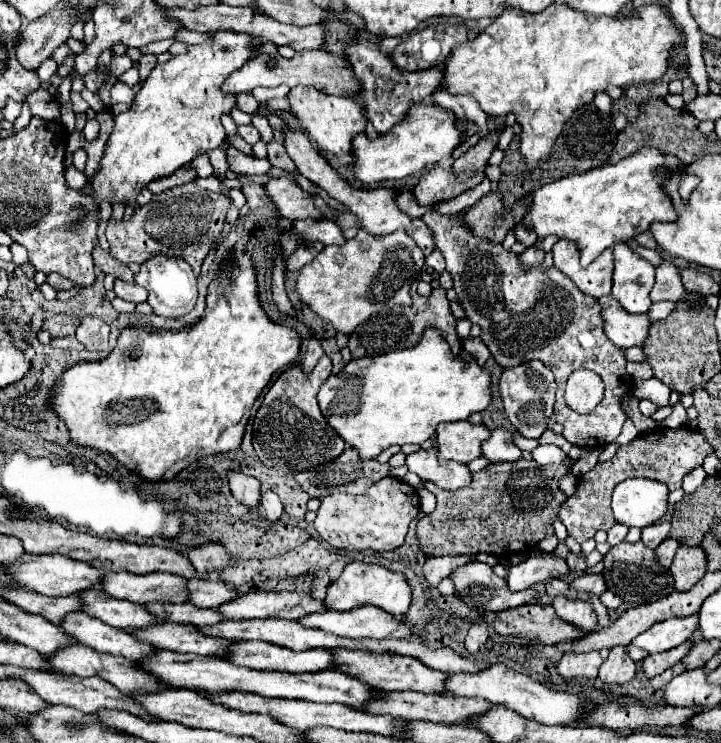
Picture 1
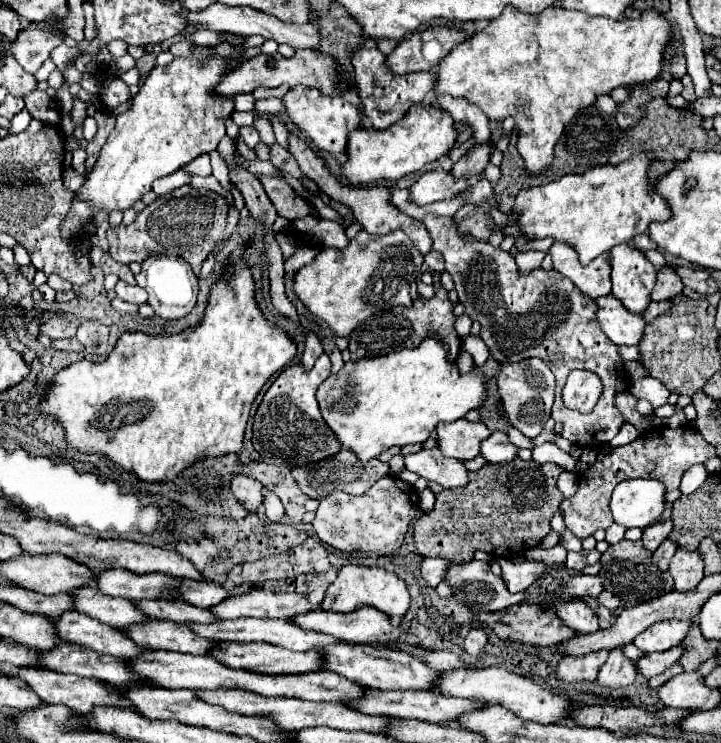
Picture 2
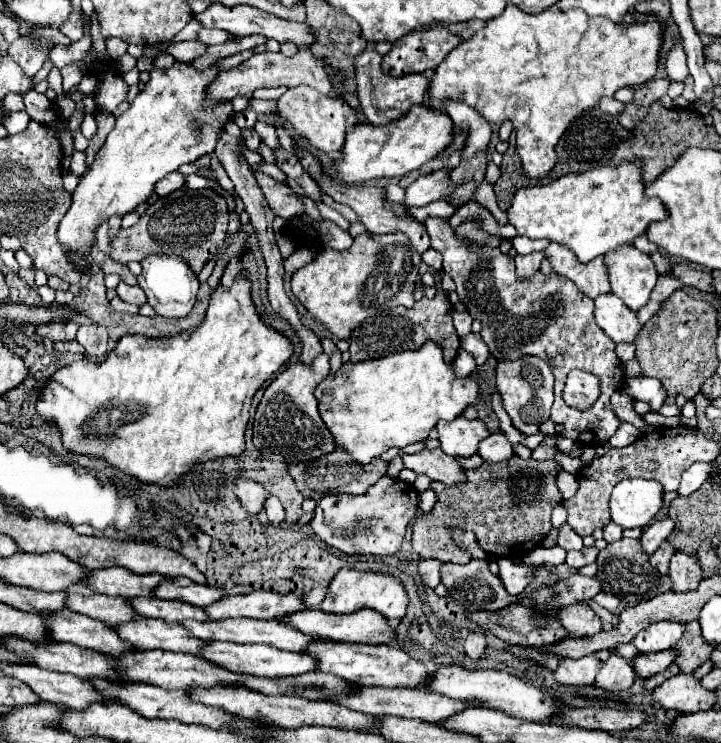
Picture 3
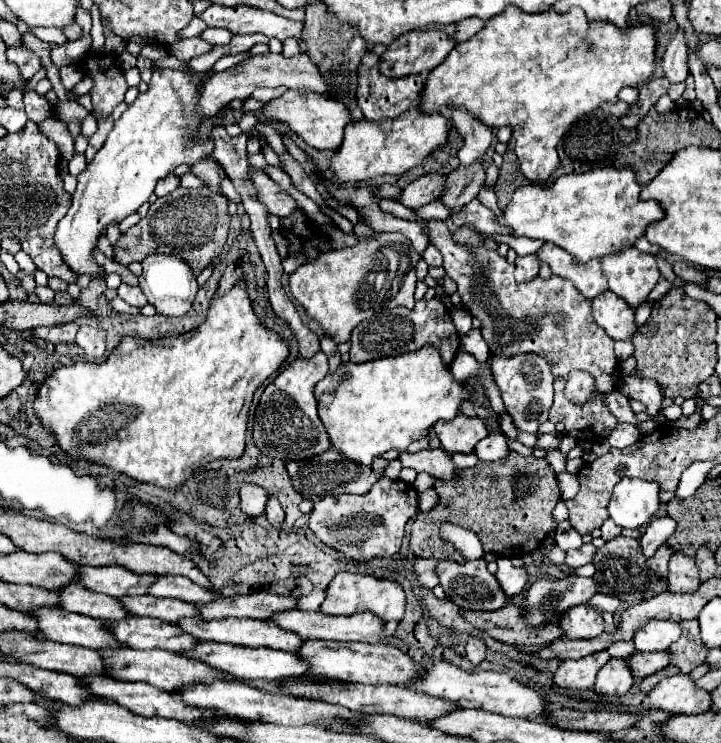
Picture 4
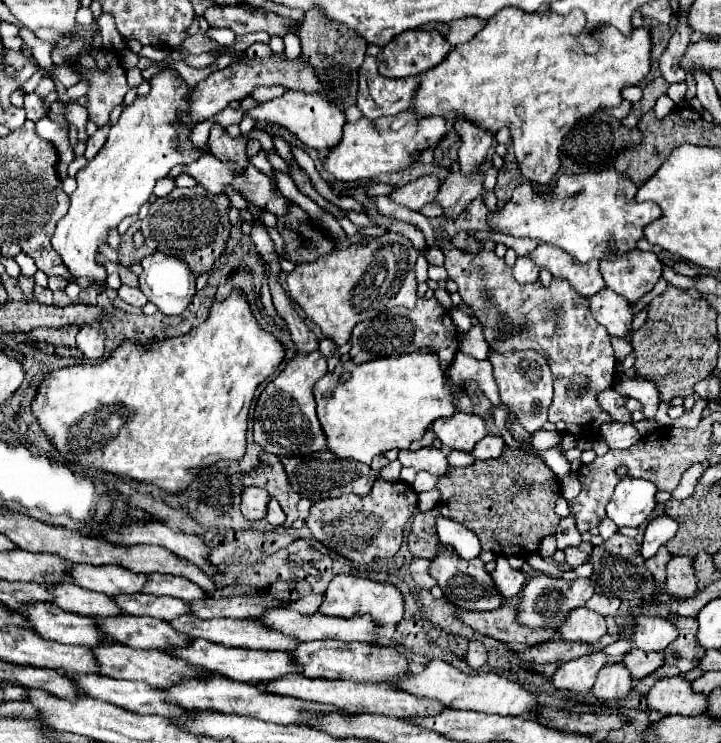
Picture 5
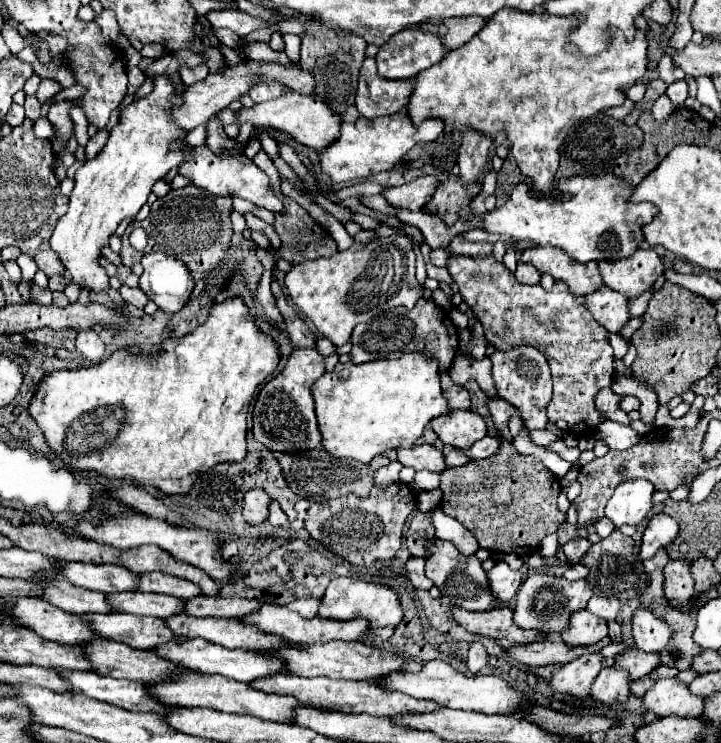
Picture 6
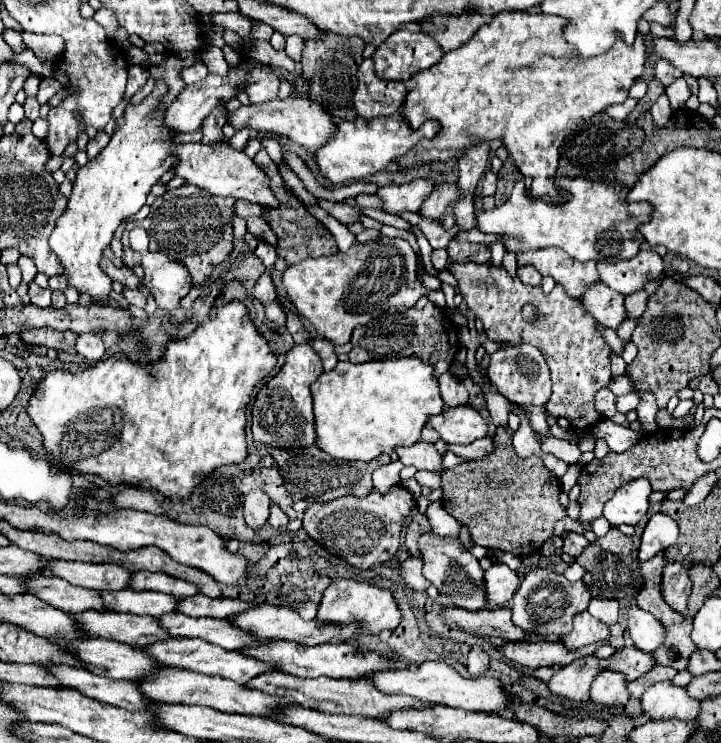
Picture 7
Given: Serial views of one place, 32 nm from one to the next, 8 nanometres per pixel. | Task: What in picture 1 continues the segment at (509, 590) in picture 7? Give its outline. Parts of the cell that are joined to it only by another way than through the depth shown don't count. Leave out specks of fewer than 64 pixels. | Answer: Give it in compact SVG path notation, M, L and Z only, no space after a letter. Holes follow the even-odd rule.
M538 550L538 554L528 556L516 566L510 566L508 586L512 588L512 592L516 592L516 590L526 590L534 584L546 582L550 578L566 578L570 574L572 570L568 568L564 558L544 554Z

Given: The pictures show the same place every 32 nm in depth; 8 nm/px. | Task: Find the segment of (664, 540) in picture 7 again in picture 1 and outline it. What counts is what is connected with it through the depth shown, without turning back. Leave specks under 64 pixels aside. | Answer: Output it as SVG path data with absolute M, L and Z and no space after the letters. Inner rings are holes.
M656 522L648 528L642 528L642 538L640 540L644 542L644 546L654 550L654 548L658 548L658 544L664 538L668 538L668 534L670 534L670 522Z

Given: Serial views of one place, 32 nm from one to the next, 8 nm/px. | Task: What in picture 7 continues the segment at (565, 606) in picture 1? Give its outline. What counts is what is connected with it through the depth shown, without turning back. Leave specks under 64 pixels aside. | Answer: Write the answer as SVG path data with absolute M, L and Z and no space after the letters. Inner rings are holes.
M580 612L572 620L572 630L562 638L566 648L582 648L588 644L598 644L598 642L608 642L610 640L610 630L604 622L596 620L590 616L590 612Z

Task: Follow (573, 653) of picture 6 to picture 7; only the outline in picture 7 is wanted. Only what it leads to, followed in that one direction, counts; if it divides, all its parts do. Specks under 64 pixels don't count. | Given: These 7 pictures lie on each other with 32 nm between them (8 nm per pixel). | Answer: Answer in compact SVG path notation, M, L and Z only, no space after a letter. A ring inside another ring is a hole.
M536 640L536 642L520 642L520 644L506 644L500 648L500 652L518 662L526 668L540 668L540 666L562 666L572 660L578 660L580 656L594 654L598 646L588 646L580 650L568 650L562 642L550 642L550 640Z

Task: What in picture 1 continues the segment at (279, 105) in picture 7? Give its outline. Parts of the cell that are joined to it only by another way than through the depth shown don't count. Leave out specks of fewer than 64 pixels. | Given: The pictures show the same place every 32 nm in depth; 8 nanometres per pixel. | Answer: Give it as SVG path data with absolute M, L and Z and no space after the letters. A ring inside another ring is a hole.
M296 86L288 94L292 114L300 120L300 126L306 128L306 134L318 144L318 148L332 152L336 156L352 152L352 136L366 132L366 114L360 102L344 96L328 96L316 88Z

